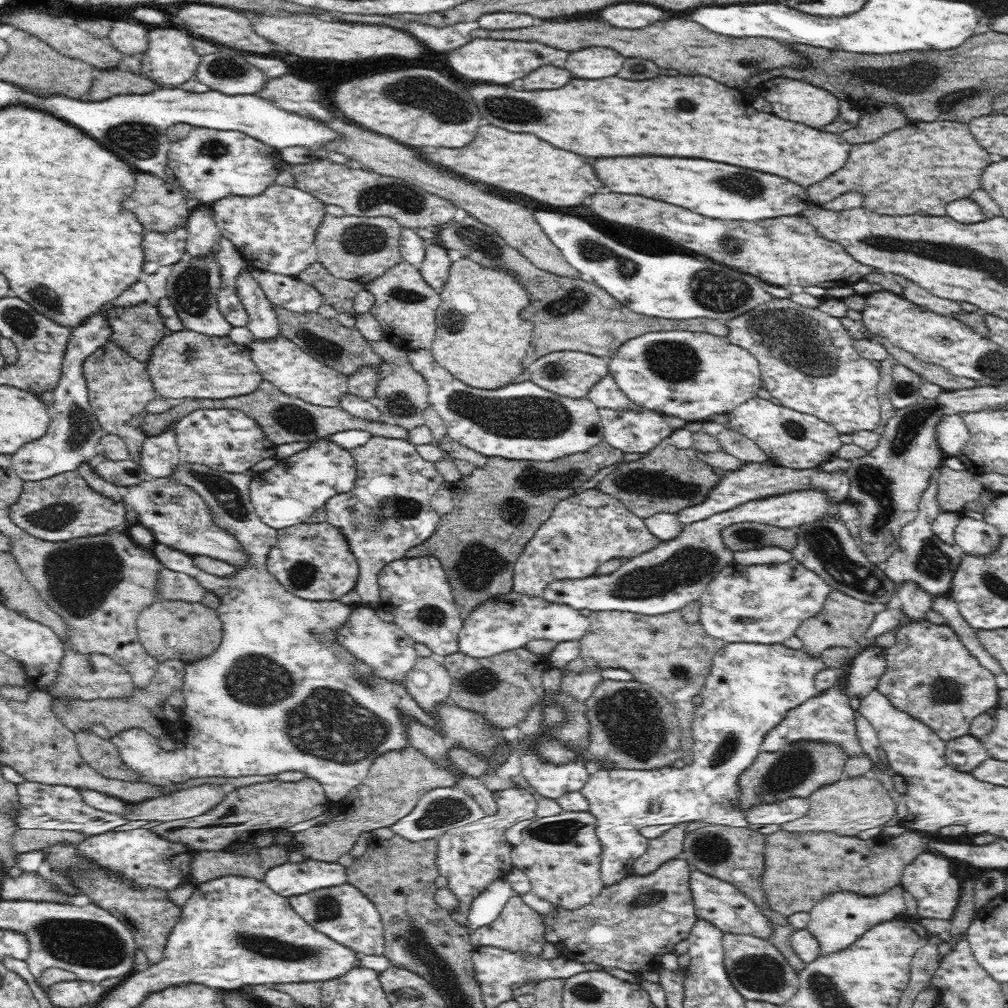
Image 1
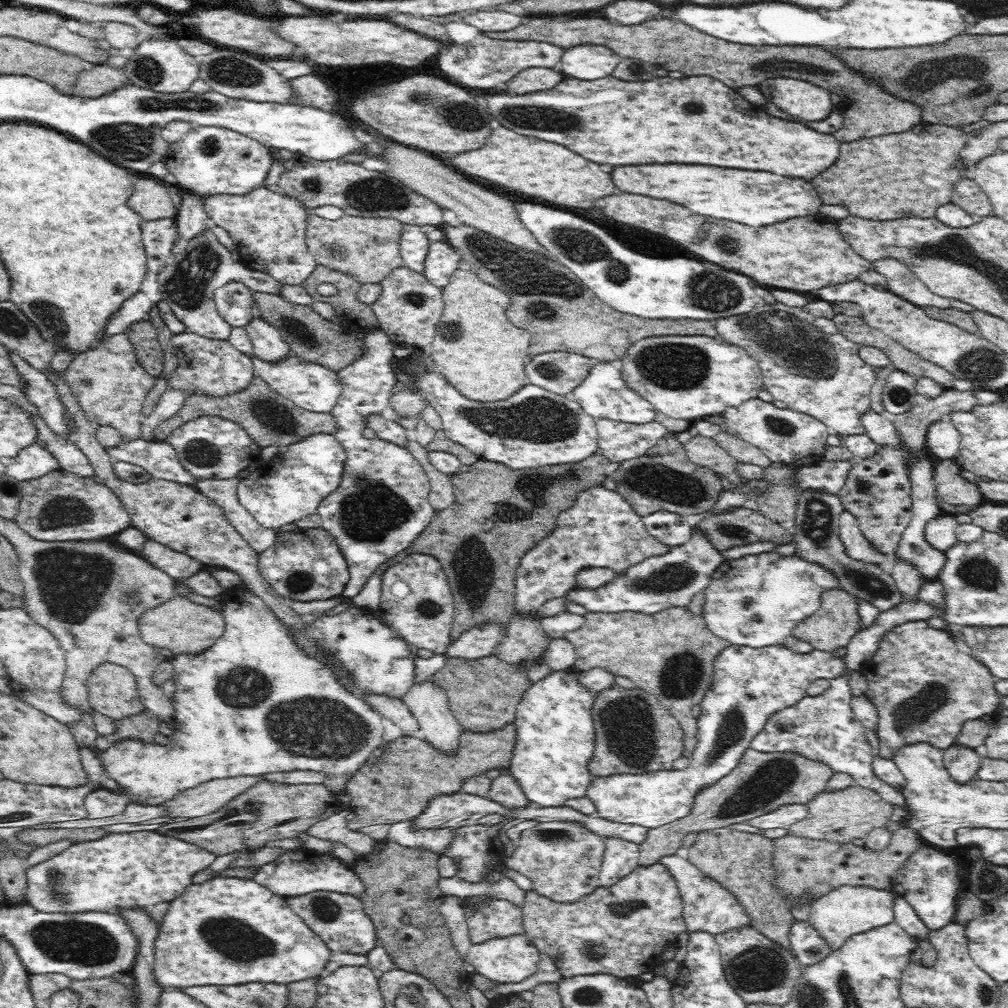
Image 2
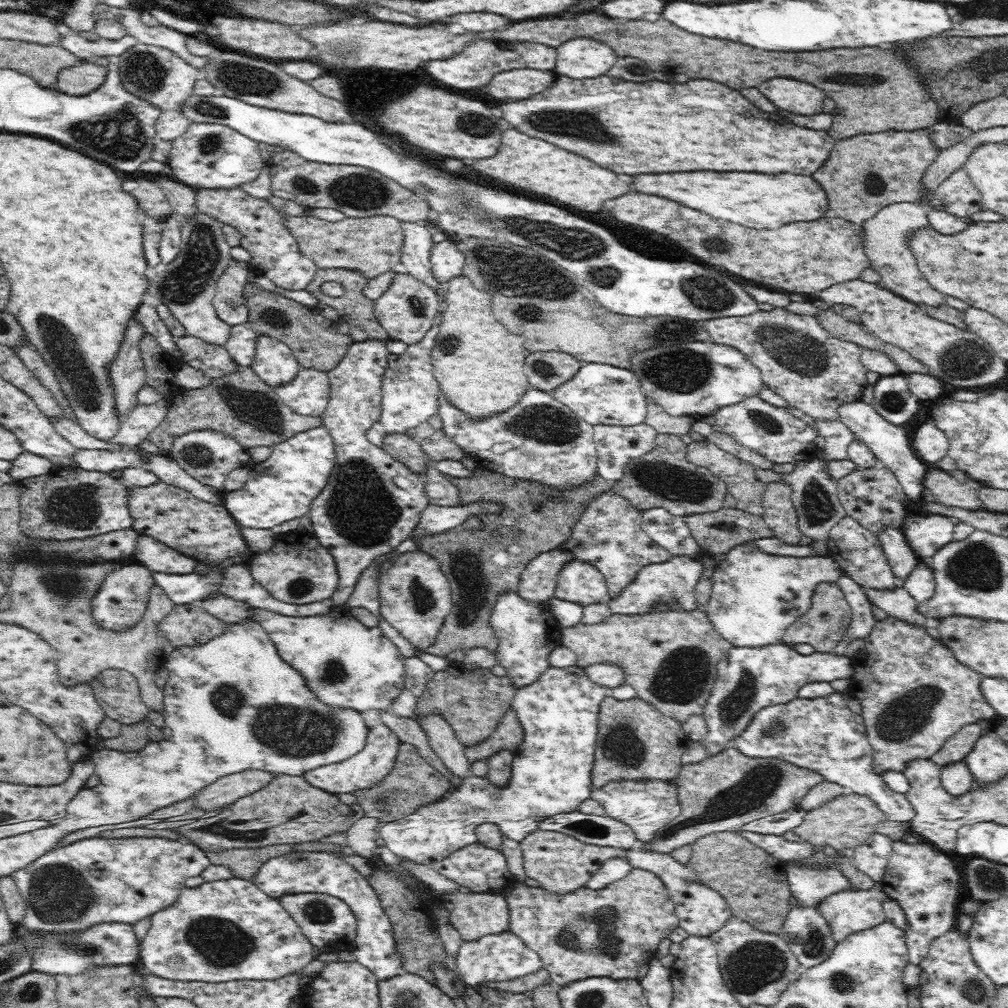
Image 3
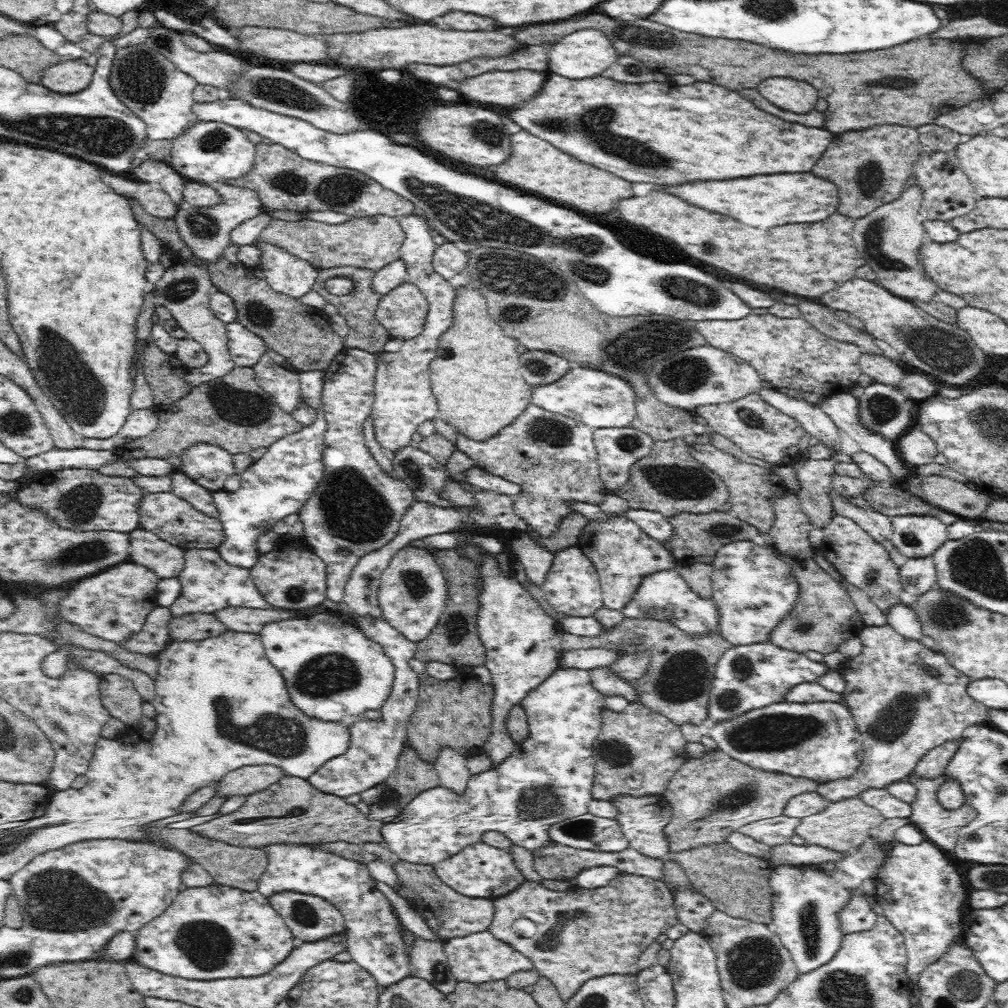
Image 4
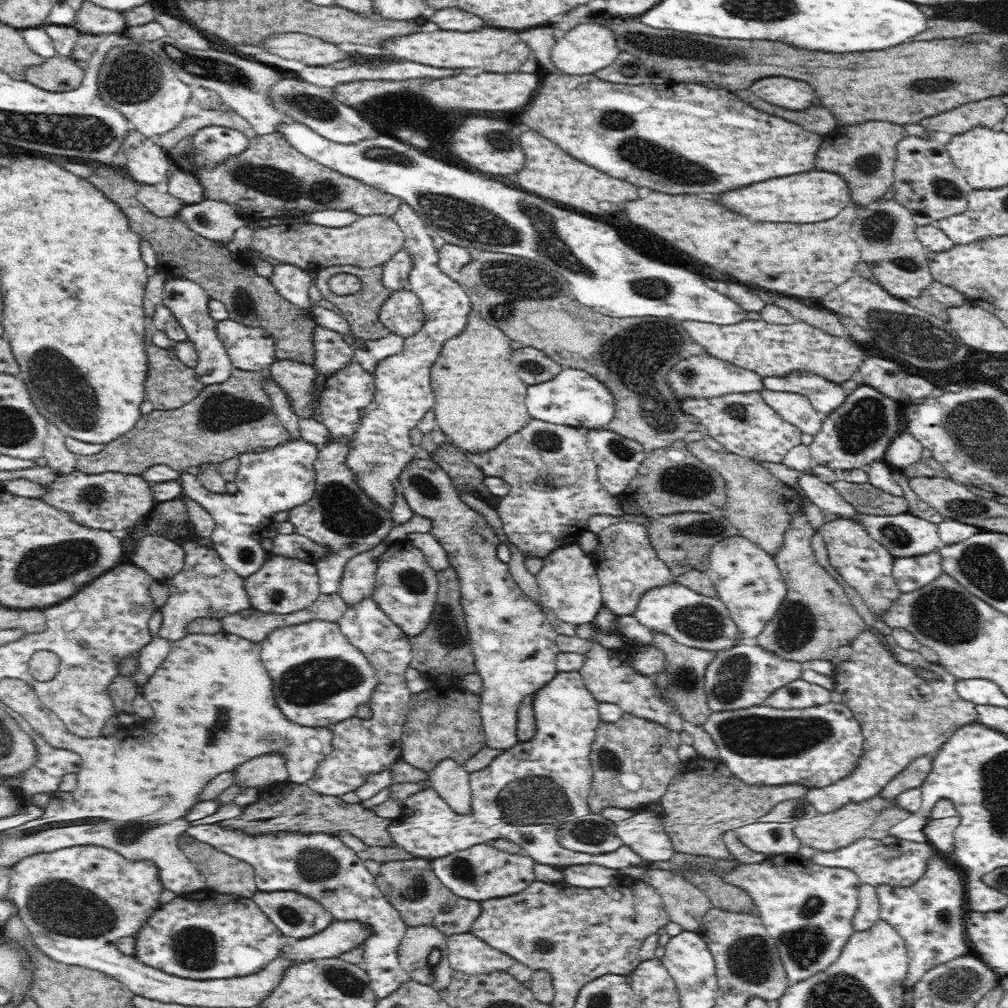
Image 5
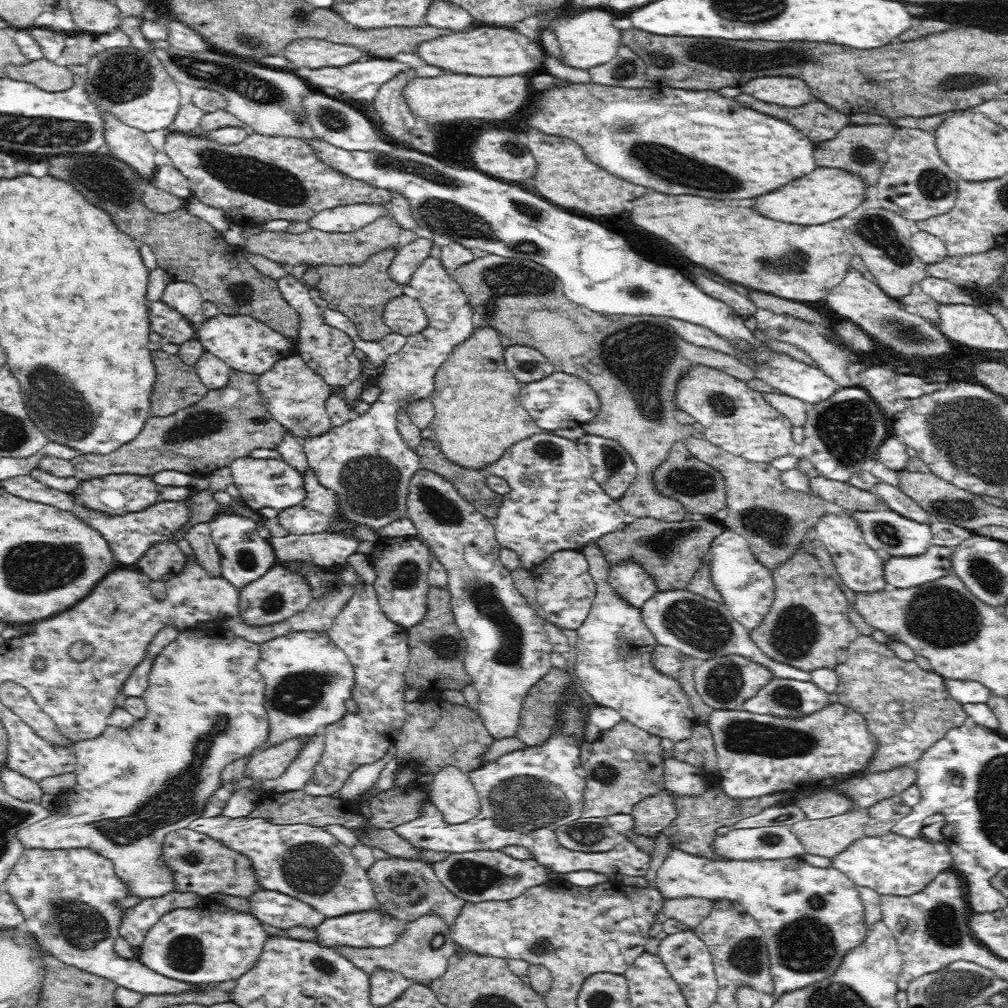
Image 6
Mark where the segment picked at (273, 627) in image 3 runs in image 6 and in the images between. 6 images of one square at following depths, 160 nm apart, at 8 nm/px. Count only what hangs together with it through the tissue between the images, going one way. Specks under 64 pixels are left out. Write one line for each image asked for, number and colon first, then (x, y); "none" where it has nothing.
4: (331, 671)
5: (319, 678)
6: (308, 679)

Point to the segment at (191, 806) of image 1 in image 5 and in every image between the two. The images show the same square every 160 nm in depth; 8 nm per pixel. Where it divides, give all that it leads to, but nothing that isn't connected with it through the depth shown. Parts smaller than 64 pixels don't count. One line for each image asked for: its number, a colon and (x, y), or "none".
2: (208, 797)
3: (227, 789)
4: (247, 780)
5: (260, 772)

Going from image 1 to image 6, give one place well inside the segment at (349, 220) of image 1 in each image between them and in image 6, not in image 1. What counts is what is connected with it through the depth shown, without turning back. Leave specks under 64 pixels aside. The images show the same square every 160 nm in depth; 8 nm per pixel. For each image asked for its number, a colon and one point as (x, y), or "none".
2: (366, 248)
3: (372, 246)
4: (371, 242)
5: (372, 240)
6: (313, 247)

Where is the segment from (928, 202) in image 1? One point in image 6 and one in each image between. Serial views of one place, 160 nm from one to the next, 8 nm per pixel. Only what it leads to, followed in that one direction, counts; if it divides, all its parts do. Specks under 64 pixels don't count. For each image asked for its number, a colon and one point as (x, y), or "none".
2: (879, 178)
3: (864, 173)
4: (870, 166)
5: (864, 155)
6: (860, 149)

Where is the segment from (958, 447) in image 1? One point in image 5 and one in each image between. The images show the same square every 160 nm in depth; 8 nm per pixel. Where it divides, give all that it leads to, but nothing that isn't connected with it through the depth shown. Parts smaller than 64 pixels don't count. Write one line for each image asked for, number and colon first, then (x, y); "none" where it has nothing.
2: (943, 439)
3: (931, 444)
4: (916, 447)
5: (904, 450)

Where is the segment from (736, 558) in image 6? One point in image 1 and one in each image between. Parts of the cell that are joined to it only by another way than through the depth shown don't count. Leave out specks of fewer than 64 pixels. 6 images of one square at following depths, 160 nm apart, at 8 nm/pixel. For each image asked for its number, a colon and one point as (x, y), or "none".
1: (765, 604)
2: (755, 601)
3: (755, 597)
4: (753, 589)
5: (747, 579)

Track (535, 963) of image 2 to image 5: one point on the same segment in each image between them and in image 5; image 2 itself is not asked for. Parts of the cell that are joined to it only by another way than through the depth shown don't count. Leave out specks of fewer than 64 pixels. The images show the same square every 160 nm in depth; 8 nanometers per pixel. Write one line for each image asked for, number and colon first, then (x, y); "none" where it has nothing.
3: (496, 957)
4: (480, 957)
5: (467, 953)

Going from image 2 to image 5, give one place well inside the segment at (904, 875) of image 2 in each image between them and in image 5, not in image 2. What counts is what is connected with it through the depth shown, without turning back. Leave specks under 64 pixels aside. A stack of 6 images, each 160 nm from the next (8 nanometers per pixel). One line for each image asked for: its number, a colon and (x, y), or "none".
3: (925, 882)
4: (921, 893)
5: (929, 915)

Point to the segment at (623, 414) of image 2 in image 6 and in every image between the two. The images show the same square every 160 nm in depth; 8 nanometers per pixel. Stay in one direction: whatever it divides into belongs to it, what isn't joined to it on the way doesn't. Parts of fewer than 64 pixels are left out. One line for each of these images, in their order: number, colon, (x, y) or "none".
3: (599, 393)
4: (598, 399)
5: (573, 397)
6: (561, 400)

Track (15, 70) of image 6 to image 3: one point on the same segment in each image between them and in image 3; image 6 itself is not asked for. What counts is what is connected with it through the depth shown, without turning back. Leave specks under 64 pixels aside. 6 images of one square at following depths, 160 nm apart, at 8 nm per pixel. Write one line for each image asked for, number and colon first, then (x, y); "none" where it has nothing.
3: (80, 79)
4: (70, 76)
5: (59, 74)

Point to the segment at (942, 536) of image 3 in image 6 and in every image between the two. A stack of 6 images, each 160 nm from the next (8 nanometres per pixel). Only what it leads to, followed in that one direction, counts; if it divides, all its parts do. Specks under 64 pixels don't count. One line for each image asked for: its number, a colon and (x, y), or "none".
4: (914, 536)
5: (903, 535)
6: (888, 532)

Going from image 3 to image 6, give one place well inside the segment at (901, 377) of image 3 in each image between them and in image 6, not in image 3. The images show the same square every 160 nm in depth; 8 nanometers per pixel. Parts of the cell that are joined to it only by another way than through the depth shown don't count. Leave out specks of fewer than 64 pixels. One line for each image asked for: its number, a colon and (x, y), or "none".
4: (883, 408)
5: (859, 432)
6: (842, 434)

